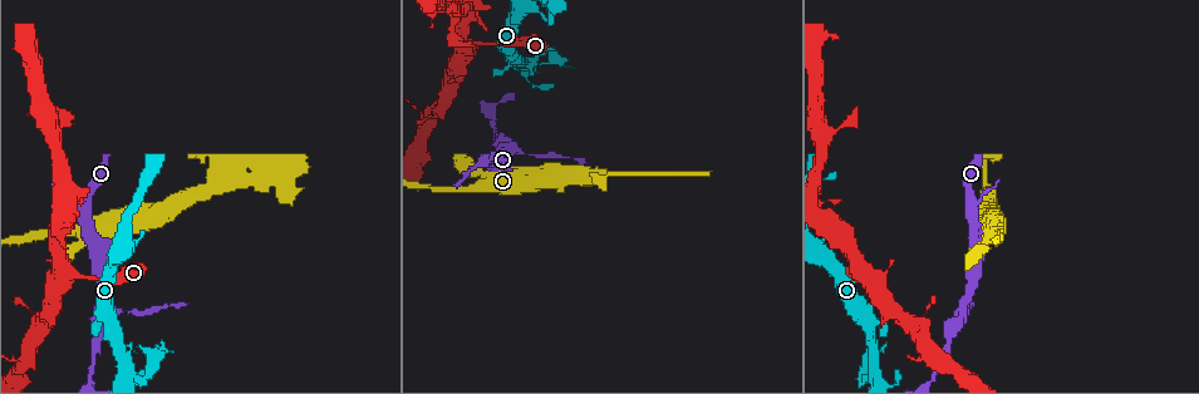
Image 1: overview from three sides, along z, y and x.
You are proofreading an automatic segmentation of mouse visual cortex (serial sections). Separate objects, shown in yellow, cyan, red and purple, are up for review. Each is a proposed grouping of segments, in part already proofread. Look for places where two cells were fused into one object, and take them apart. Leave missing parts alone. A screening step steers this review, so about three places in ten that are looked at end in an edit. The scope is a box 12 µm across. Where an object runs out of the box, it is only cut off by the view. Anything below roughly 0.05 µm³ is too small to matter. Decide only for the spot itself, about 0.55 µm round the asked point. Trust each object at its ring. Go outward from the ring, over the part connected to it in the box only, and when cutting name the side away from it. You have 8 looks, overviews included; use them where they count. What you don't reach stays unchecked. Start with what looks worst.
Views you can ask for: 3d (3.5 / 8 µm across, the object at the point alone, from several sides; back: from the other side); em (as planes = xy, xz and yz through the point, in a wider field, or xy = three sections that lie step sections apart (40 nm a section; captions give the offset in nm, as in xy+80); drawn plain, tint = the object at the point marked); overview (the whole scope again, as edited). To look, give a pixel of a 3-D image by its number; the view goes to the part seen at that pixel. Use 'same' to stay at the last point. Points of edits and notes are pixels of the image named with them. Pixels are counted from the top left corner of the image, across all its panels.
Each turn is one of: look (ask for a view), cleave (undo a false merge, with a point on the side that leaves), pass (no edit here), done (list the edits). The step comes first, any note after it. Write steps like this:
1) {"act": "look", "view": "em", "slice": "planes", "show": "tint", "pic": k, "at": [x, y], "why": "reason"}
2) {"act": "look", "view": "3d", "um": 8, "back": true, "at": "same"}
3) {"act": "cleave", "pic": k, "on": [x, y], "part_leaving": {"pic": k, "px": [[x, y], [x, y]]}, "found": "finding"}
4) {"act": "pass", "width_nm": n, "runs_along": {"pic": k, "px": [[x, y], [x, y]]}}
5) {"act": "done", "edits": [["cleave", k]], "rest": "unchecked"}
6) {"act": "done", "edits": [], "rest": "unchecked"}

{"act": "look", "view": "3d", "um": 8, "back": true, "pic": 1, "at": [207, 191], "why": "a fork"}

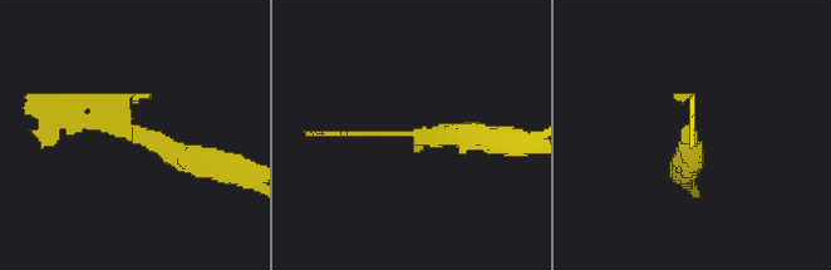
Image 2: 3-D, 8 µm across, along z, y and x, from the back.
{"act": "look", "view": "3d", "um": 3.5, "pic": 2, "at": [129, 130]}

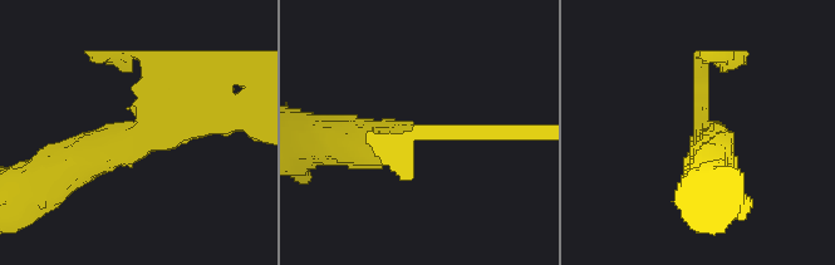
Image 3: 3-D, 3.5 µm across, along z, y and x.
{"act": "look", "view": "em", "slice": "xy", "step": 1, "show": "tint", "pic": 3, "at": [137, 132], "why": "need the tissue"}

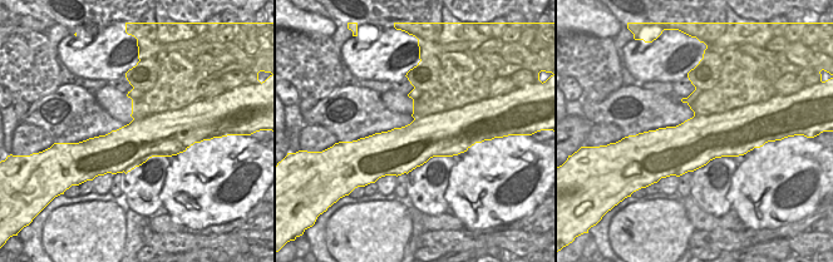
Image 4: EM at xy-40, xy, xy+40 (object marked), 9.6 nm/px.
{"act": "cleave", "pic": 3, "on": [702, 75], "part_leaving": {"pic": 3, "px": [[176, 133], [260, 126]]}, "found": "a second cell is stuck on"}

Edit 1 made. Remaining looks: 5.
{"act": "look", "view": "3d", "um": 3.5, "pic": 1, "at": [558, 57], "why": "thick turns thin"}

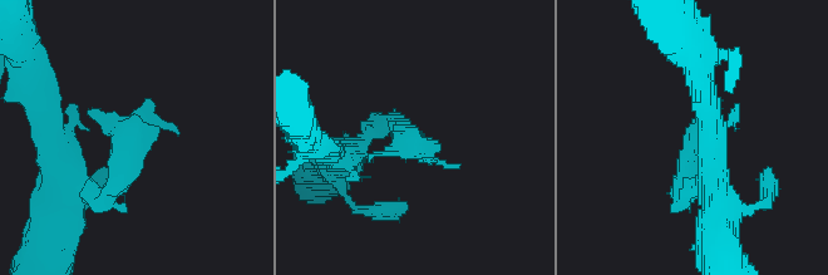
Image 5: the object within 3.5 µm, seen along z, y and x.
{"act": "look", "view": "em", "slice": "xy", "step": 3, "show": "tint", "pic": 5, "at": [130, 137], "why": "now the EM"}

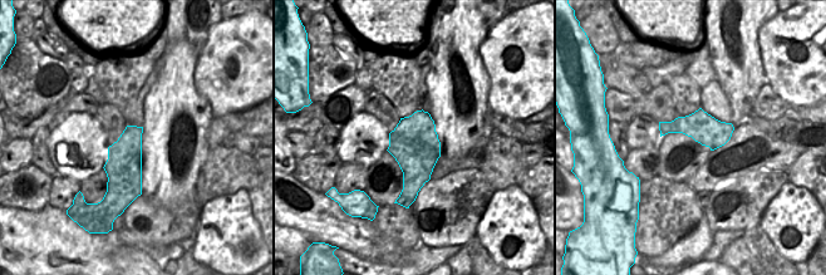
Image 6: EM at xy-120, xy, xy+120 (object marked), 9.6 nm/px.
{"act": "look", "view": "em", "slice": "xy", "step": 2, "show": "tint", "at": "same"}

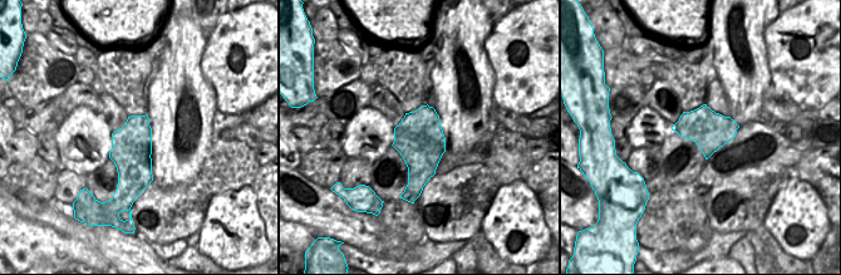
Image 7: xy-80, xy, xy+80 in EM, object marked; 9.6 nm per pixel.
{"act": "pass", "runs_along": {"pic": 5, "px": [[92, 191], [119, 180], [138, 122], [177, 129]]}, "found": "all the same cell"}

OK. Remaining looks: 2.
{"act": "look", "view": "em", "slice": "xy", "step": 3, "show": "tint", "pic": 1, "at": [962, 313], "why": "two arms in line, one across"}

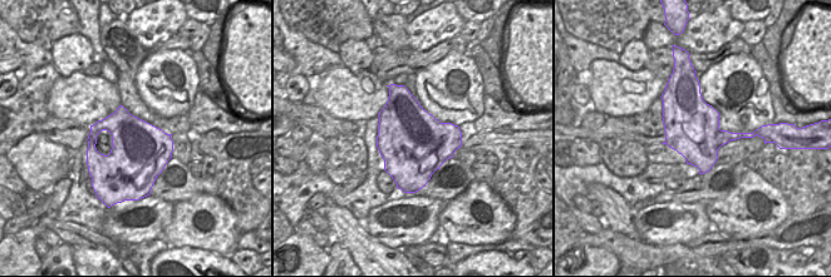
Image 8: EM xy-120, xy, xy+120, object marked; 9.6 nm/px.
{"act": "look", "view": "3d", "um": 3.5, "at": "same"}

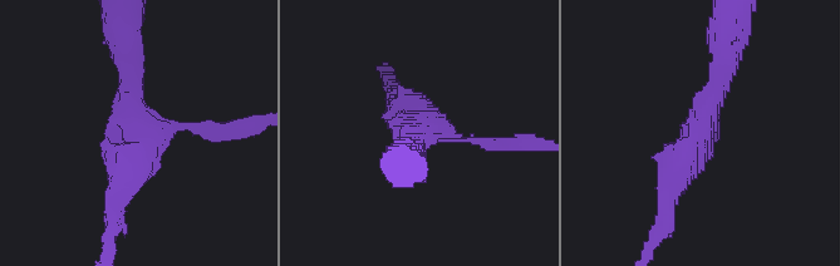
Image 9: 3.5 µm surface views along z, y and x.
{"act": "cleave", "pic": 9, "on": [504, 144], "part_leaving": {"pic": 9, "px": [[460, 137], [484, 143], [541, 143]]}, "found": "a second cell is stuck on"}

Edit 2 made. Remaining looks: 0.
{"act": "done", "edits": [["cleave", 3], ["cleave", 9]], "rest": "unchecked"}

